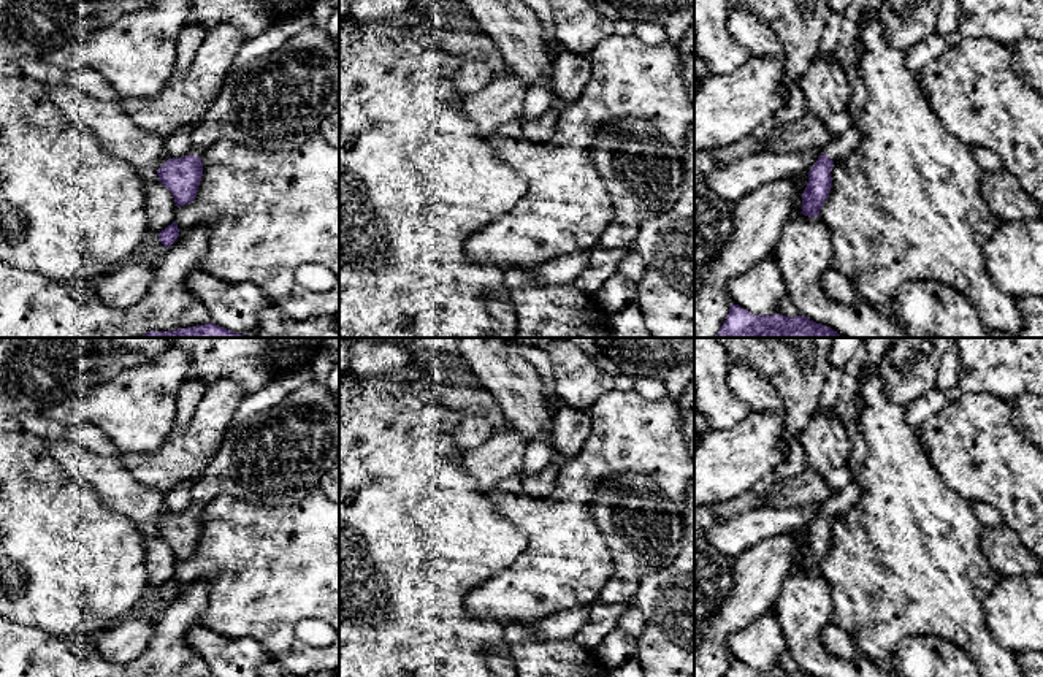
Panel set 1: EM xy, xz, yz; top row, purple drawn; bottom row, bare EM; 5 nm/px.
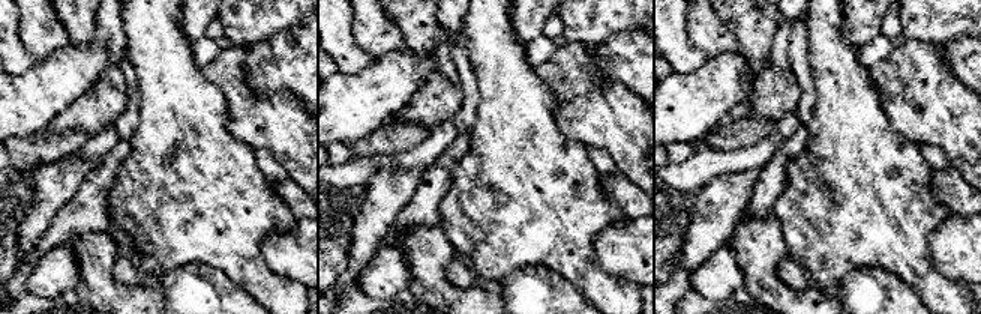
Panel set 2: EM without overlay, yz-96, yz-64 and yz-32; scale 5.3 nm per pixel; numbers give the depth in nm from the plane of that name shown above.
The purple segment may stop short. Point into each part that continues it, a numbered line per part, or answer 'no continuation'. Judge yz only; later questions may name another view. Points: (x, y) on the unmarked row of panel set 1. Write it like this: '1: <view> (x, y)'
1: yz (840, 503)

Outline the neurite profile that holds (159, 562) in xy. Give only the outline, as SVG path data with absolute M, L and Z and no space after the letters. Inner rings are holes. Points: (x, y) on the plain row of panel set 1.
M144 536L149 585L160 588L174 577L174 552L162 537Z

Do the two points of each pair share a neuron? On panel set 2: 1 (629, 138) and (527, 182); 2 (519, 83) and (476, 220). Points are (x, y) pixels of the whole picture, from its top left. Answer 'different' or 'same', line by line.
1: different
2: same

